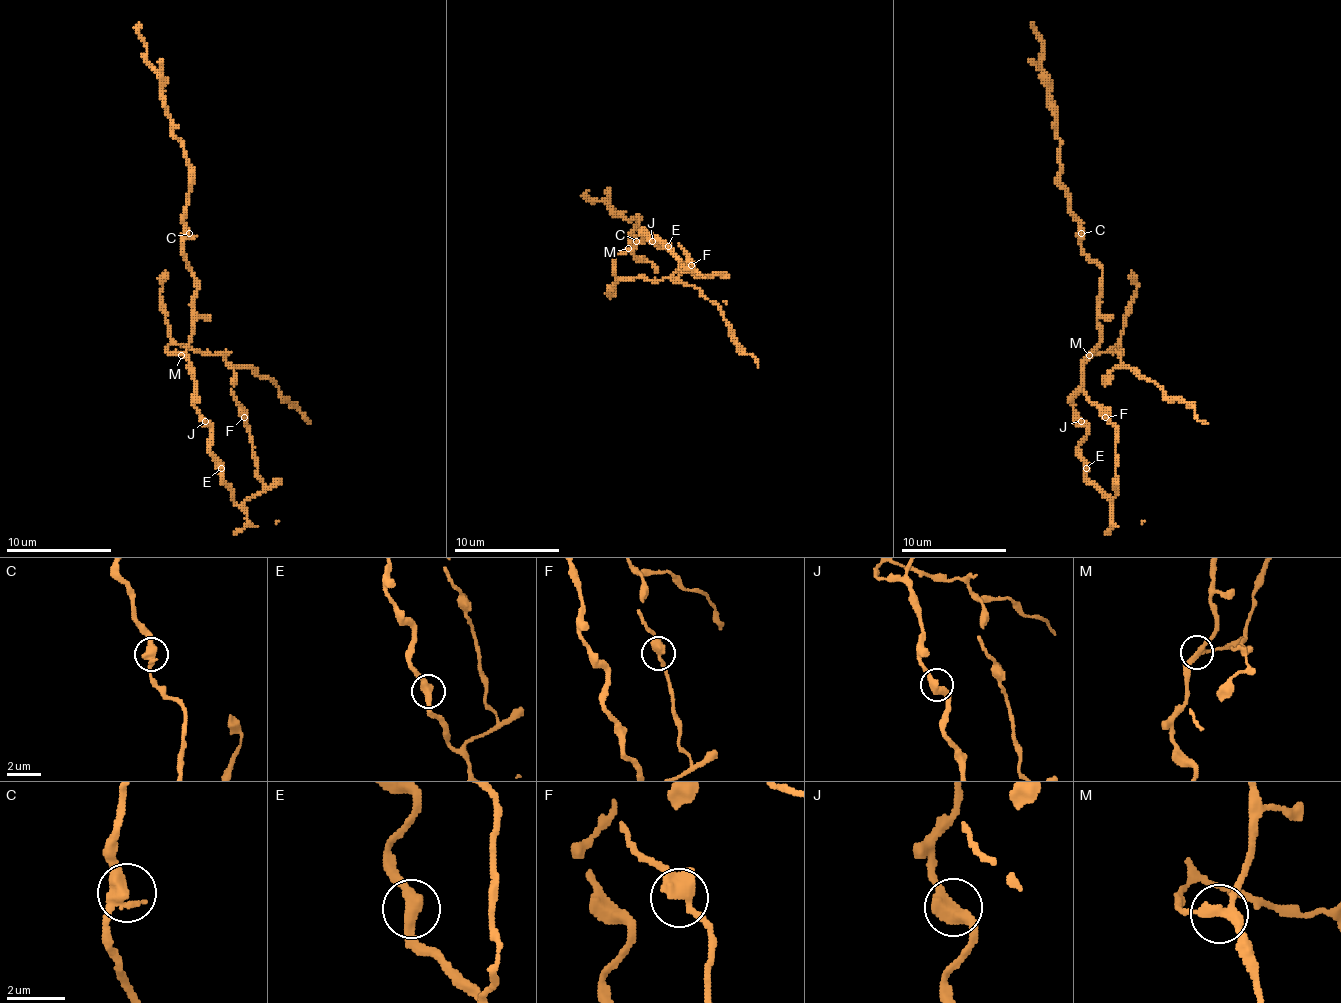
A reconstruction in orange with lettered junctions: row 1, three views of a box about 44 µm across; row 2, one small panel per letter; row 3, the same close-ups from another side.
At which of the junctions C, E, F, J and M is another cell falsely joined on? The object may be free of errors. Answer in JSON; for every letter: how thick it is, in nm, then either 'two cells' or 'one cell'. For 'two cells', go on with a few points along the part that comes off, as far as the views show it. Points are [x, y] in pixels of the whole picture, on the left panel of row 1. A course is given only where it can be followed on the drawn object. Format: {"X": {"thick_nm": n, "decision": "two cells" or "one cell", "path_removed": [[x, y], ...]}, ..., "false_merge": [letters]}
{"C": {"thick_nm": 420, "decision": "one cell"}, "E": {"thick_nm": 400, "decision": "one cell"}, "F": {"thick_nm": 460, "decision": "one cell"}, "J": {"thick_nm": 440, "decision": "one cell"}, "M": {"thick_nm": 260, "decision": "one cell"}, "false_merge": []}

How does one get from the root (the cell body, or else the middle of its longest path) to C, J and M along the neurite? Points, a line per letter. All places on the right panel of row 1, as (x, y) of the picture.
C: (1100, 339), (1097, 297), (1102, 289), (1102, 270), (1078, 244), (1081, 233)
J: (1100, 339), (1100, 347), (1084, 365), (1081, 392), (1073, 400), (1073, 413), (1081, 421)
M: (1100, 339), (1100, 344), (1089, 355)

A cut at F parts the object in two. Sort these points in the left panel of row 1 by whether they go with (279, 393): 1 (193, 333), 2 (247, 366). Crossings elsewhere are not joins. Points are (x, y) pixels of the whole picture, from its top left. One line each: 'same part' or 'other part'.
1: other part
2: same part

